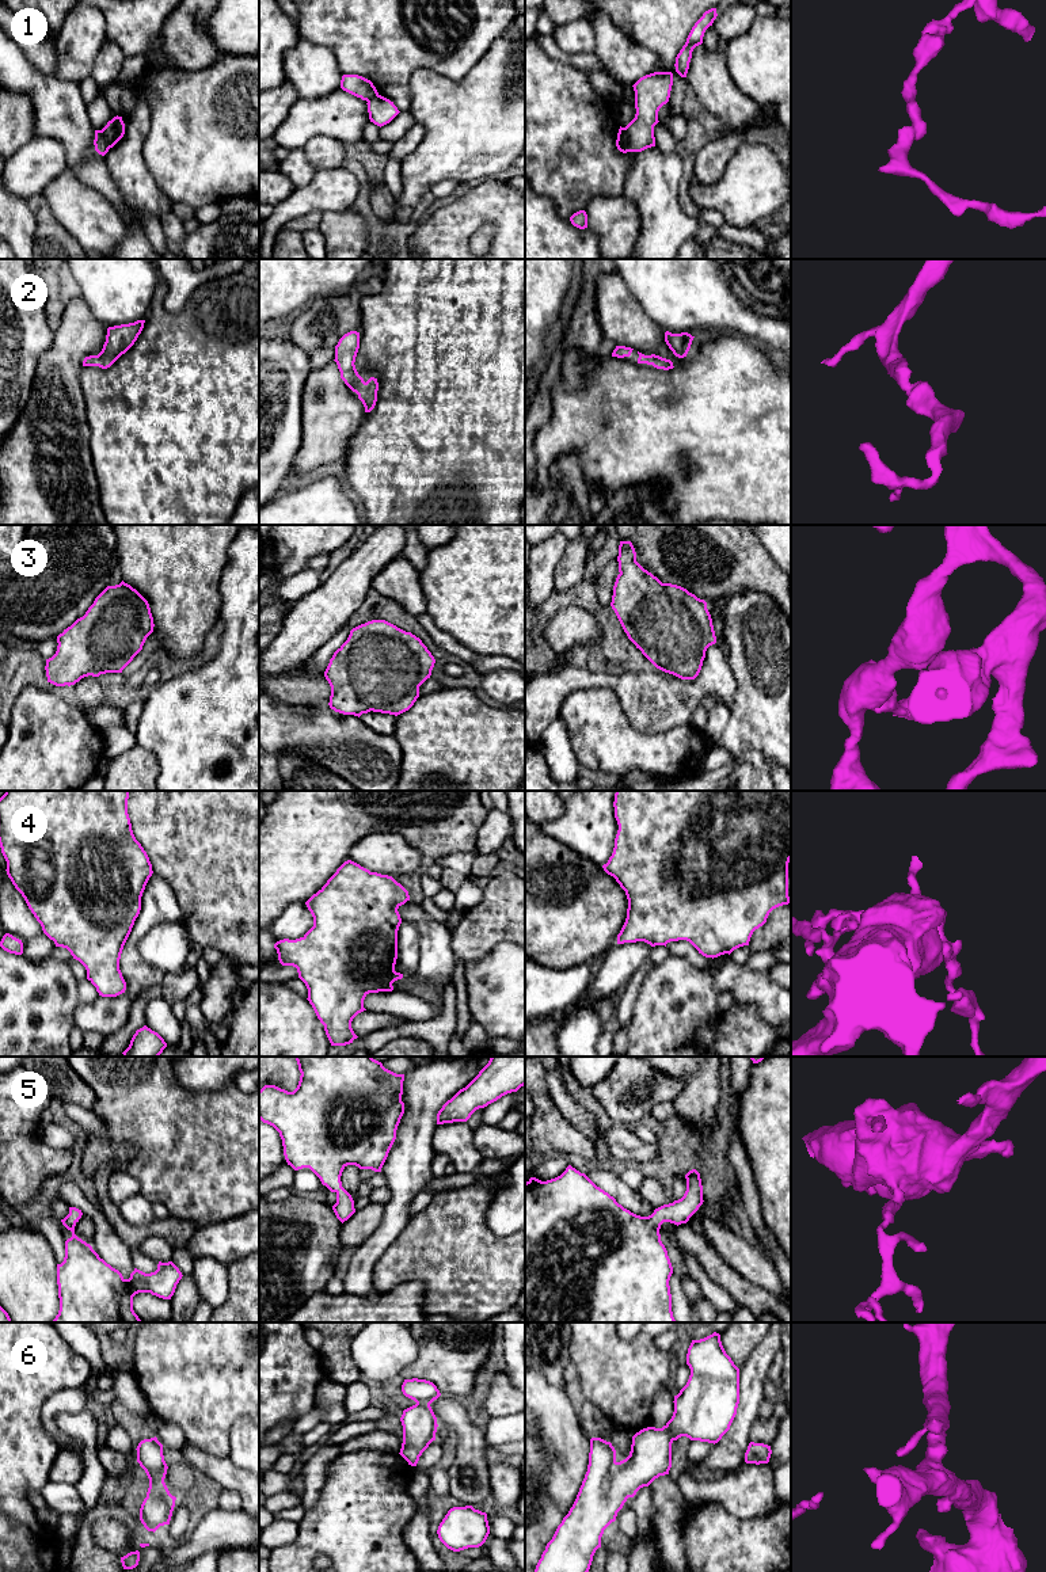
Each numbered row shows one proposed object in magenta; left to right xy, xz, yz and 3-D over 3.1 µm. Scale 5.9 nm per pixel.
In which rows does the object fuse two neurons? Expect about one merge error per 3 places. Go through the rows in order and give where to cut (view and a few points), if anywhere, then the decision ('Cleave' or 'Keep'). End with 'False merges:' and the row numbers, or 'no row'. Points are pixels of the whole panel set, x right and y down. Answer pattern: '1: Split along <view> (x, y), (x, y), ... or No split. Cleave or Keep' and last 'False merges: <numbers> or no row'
1: Split along yz (624, 128), (632, 151). Cleave
2: No split. Keep
3: No split. Keep
4: No split. Keep
5: No split. Keep
6: No split. Keep
False merges: 1

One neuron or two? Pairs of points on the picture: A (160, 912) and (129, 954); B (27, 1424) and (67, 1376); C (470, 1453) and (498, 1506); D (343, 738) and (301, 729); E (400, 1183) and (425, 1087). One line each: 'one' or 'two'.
A: one
B: one
C: two
D: one
E: one

